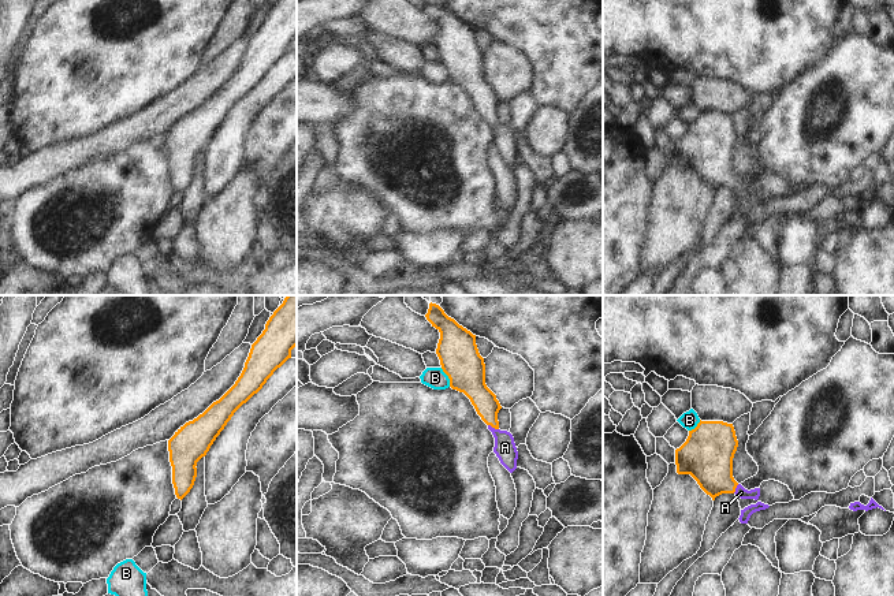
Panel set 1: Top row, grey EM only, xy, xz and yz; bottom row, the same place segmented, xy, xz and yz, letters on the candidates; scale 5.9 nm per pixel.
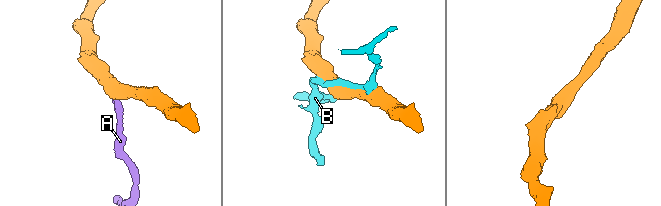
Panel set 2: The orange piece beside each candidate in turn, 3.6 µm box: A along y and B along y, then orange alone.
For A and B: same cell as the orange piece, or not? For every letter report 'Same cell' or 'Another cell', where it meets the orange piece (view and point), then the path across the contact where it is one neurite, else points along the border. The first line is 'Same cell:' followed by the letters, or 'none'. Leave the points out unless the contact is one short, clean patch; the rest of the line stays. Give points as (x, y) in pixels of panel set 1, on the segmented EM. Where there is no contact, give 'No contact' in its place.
Same cell: A
A: Same cell. Touches orange at xz (494, 427). Path across: xz (484, 401), (494, 427), (503, 439), (505, 447)
B: Another cell. Touches orange at xz (449, 377).

